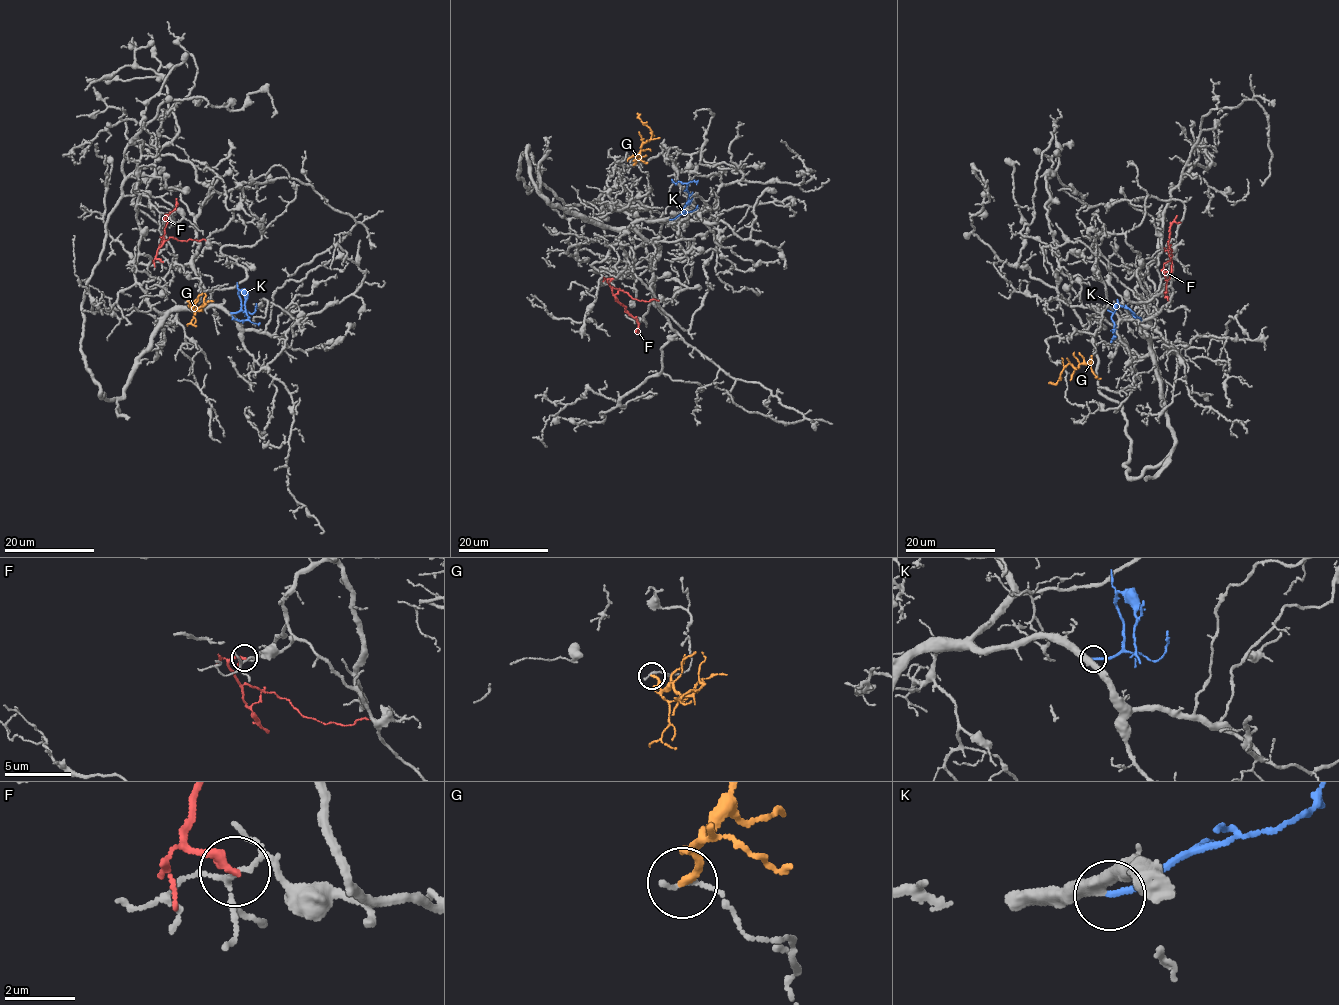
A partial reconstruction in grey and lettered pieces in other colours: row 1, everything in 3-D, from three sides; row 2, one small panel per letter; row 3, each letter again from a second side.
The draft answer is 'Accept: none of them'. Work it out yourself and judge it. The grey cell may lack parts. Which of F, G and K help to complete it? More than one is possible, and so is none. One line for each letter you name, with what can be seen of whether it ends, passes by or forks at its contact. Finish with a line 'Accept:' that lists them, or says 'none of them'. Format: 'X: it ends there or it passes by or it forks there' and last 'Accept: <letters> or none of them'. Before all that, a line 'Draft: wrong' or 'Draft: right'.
Draft: wrong
K: it ends there
Accept: K

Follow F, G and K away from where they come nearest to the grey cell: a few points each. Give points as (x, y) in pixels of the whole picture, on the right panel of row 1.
F: (1166, 292), (1171, 261), (1167, 244), (1170, 224), (1177, 215)
G: (1090, 360), (1076, 368), (1068, 364), (1056, 384), (1049, 383)
K: (1142, 320), (1124, 306), (1117, 305), (1112, 317), (1114, 338), (1110, 342)

